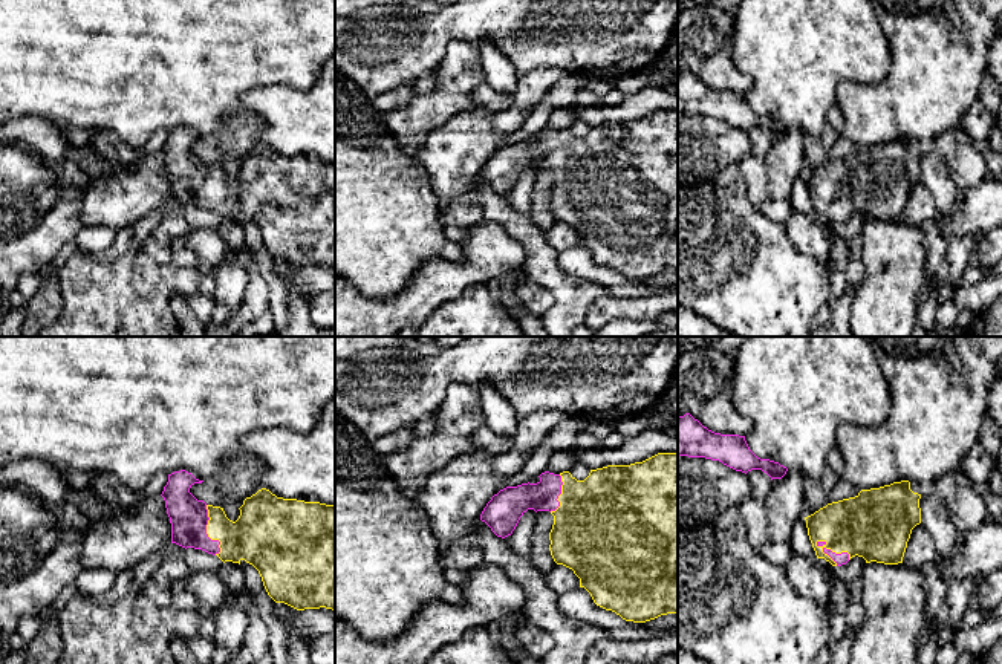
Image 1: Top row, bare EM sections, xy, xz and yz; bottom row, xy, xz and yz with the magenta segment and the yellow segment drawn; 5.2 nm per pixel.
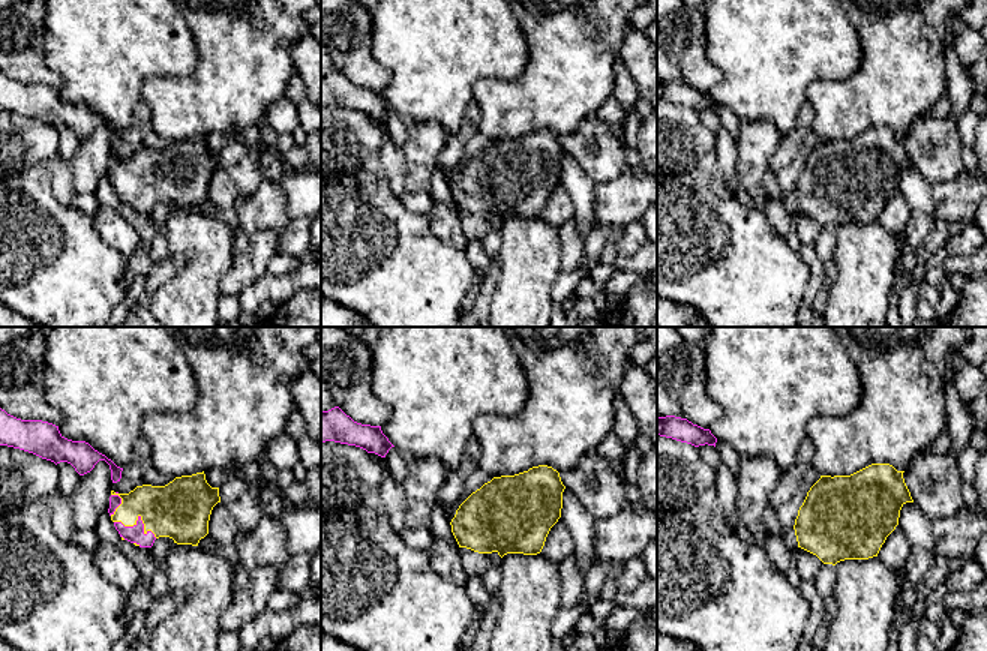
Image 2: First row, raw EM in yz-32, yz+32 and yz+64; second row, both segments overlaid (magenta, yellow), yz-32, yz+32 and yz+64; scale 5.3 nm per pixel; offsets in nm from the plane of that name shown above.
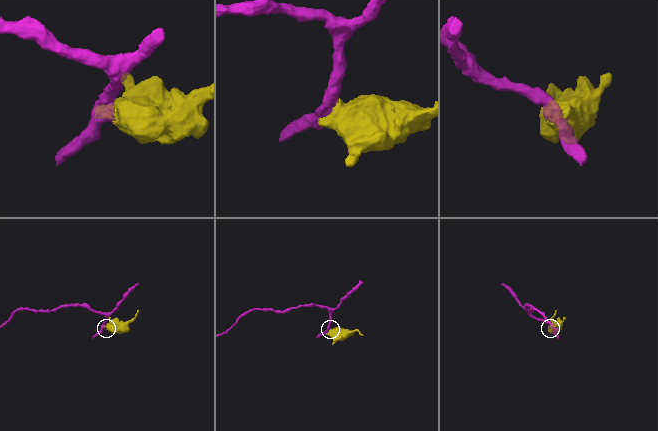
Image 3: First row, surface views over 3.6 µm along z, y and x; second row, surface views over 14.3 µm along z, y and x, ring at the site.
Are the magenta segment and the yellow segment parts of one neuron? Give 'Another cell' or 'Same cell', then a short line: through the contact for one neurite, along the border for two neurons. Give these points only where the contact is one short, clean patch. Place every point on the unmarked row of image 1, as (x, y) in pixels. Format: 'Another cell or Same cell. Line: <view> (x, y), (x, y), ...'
Same cell

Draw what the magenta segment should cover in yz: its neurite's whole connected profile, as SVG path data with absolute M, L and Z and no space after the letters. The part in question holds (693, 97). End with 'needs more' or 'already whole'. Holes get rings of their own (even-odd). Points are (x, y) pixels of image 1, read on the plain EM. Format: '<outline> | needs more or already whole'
M690 70L678 73L678 113L719 118L745 132L751 127L762 127L771 138L782 136L788 129L779 119L757 115L750 107L745 93L714 90Z | already whole

